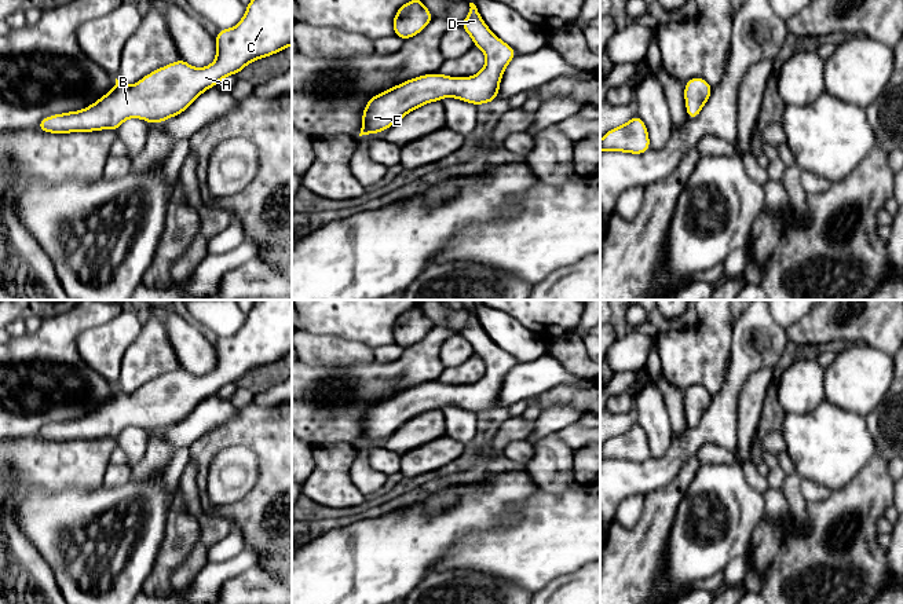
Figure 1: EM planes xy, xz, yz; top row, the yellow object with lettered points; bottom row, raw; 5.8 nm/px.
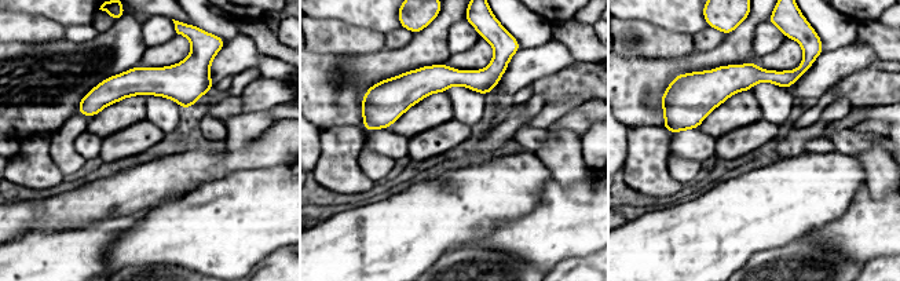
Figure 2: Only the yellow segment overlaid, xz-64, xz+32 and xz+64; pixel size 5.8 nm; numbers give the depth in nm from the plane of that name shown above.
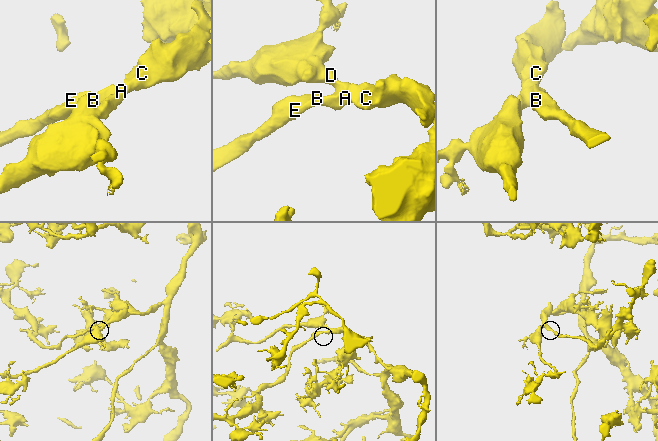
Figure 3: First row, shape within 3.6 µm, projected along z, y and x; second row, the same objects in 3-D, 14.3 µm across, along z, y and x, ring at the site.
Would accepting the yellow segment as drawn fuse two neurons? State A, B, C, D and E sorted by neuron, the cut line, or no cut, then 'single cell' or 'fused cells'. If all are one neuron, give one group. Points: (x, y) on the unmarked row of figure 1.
A B C D E | no cut | single cell

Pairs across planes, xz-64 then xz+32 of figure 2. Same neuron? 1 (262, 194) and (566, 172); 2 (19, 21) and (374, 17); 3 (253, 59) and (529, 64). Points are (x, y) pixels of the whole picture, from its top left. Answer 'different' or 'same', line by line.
1: different
2: different
3: same

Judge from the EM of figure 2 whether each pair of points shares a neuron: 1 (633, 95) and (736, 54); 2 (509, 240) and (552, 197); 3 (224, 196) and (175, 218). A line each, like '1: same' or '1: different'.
1: same
2: same
3: same

